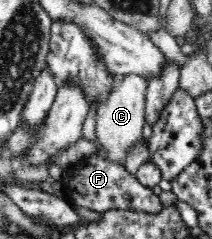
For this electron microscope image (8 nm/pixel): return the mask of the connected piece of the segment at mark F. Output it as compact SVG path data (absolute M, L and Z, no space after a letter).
M99 148L89 155L86 160L70 167L68 175L62 177L60 185L63 187L64 197L72 207L104 212L108 210L135 211L158 215L163 204L159 196L150 187L140 184L136 175L132 175L120 161L113 161Z

